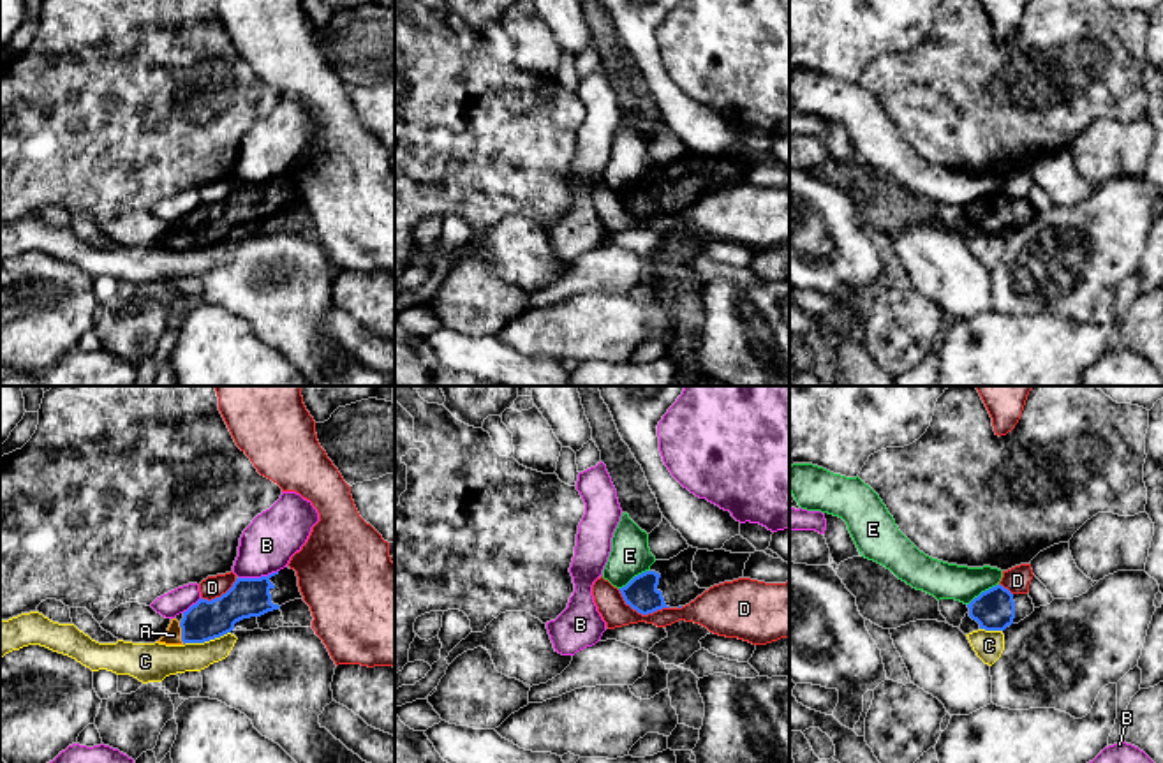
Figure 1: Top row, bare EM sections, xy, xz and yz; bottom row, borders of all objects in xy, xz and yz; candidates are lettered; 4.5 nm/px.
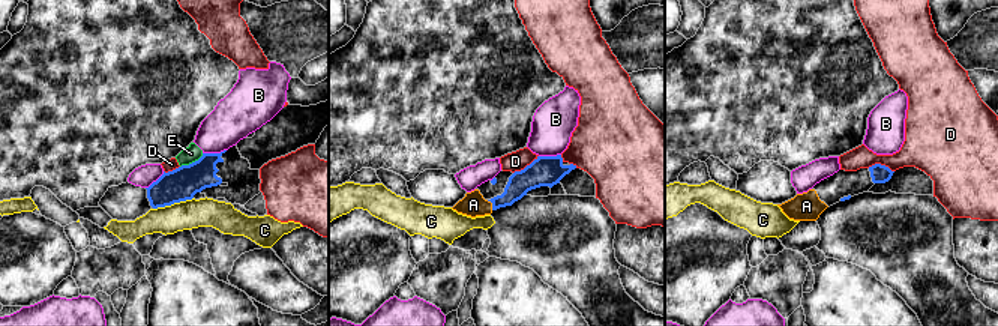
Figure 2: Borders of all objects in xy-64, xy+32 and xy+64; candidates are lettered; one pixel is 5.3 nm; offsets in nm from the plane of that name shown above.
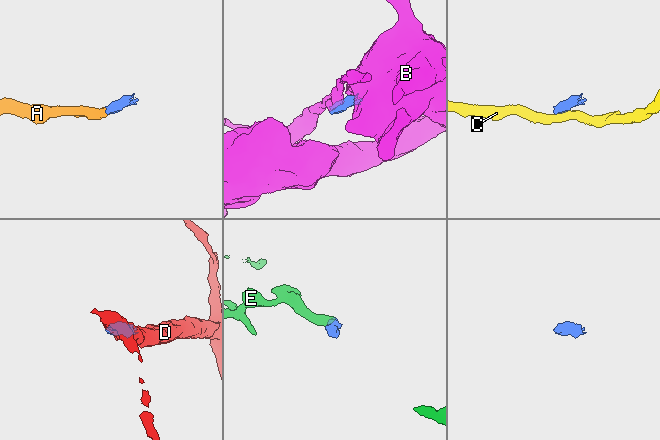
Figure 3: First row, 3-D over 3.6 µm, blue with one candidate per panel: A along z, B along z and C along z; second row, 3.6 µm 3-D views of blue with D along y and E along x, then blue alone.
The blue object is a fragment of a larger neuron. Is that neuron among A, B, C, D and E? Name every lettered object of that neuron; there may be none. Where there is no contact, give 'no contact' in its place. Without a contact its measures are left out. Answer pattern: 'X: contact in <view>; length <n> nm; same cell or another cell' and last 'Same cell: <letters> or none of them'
A: contact in xy; length 110 nm; same cell
B: contact in xy; length 190 nm; another cell
C: contact in xy; length 220 nm; another cell
D: contact in xz; length 260 nm; another cell
E: contact in xz; length 170 nm; another cell
Same cell: A

